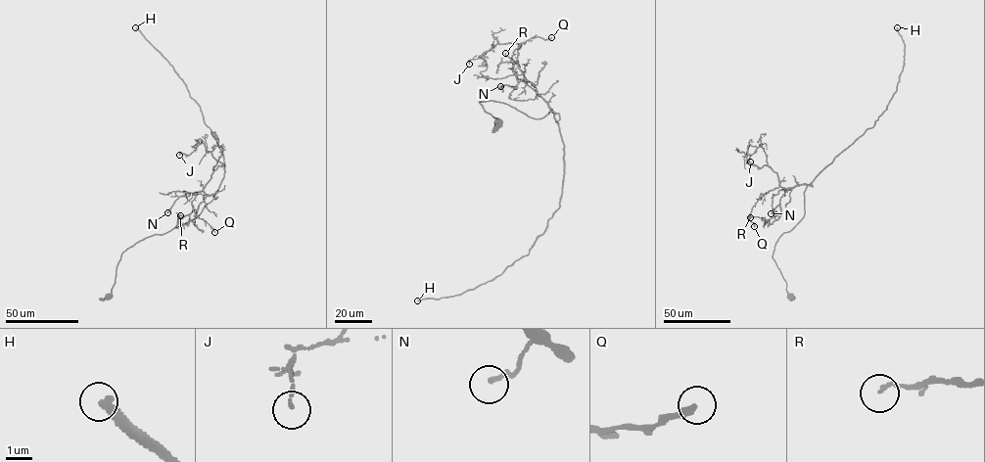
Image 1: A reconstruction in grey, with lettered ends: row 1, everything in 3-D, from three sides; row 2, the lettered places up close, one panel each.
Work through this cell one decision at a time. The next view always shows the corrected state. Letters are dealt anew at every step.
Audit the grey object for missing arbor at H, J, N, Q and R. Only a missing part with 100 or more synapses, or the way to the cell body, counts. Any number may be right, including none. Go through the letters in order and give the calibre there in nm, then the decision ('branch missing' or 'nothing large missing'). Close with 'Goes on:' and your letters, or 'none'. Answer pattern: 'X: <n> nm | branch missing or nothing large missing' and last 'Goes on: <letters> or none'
H: 280 nm | branch missing
J: 120 nm | nothing large missing
N: 150 nm | nothing large missing
Q: 280 nm | nothing large missing
R: 130 nm | nothing large missing
Goes on: H

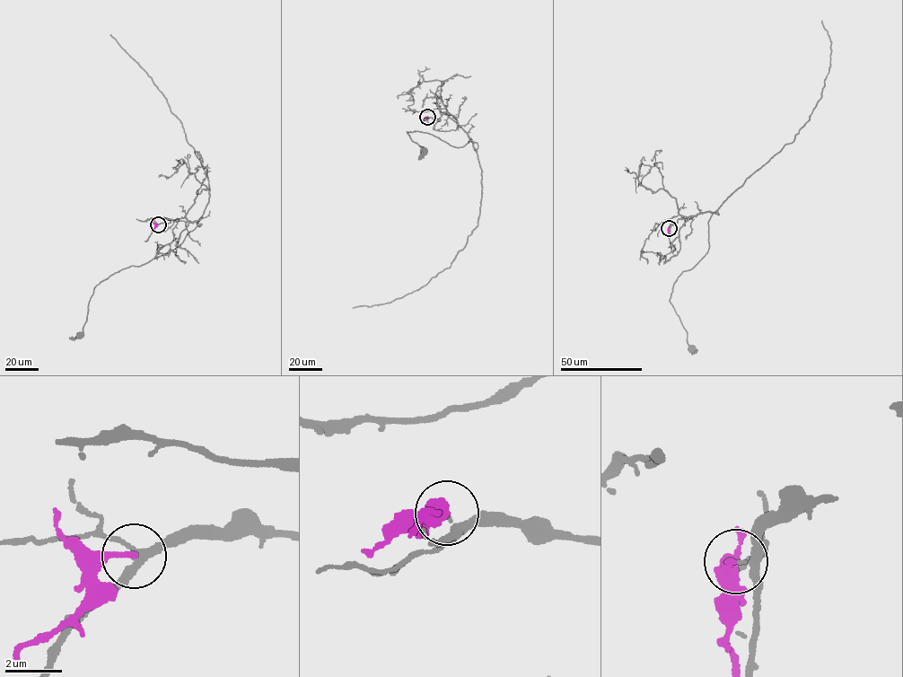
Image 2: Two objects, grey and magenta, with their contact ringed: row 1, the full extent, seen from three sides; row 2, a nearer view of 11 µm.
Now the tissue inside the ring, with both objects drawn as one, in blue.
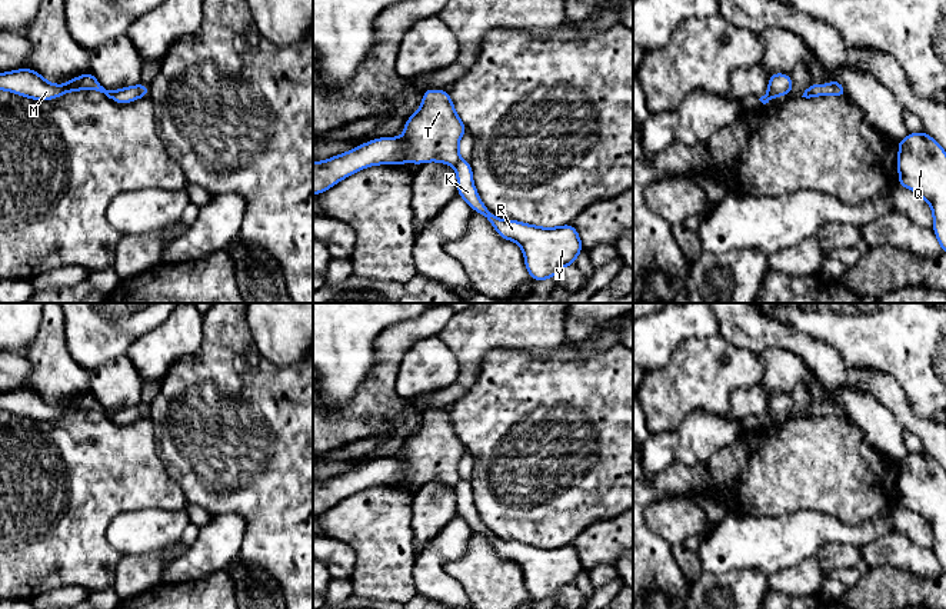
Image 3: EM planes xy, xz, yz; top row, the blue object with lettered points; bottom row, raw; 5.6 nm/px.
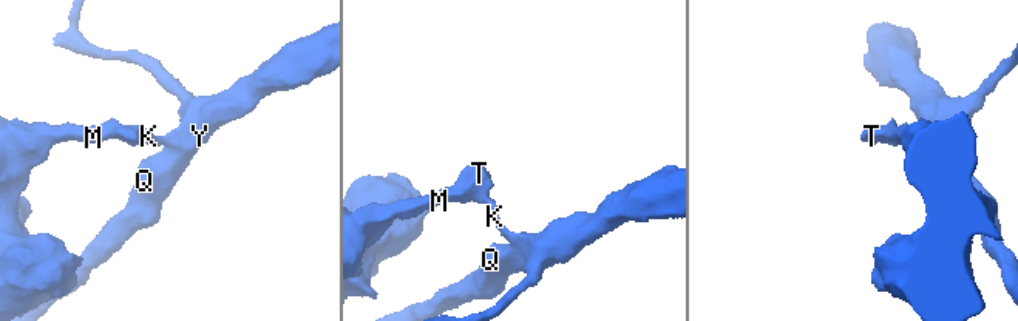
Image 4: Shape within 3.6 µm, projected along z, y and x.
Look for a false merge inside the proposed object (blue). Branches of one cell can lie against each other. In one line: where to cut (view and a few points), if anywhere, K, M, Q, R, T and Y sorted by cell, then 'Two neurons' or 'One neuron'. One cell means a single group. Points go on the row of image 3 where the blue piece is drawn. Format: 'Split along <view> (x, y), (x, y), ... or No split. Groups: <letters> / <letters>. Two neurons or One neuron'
Split along xy (136, 86), (140, 96). Groups: K Q R Y / M T. Two neurons

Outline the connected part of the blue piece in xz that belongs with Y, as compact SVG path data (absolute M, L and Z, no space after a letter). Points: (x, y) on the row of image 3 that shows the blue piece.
M469 160L456 166L457 194L467 202L473 212L483 214L502 239L516 242L524 254L524 266L532 280L547 280L564 266L576 263L577 254L584 250L573 224L540 227L517 220L496 217L483 203L473 184L473 170Z

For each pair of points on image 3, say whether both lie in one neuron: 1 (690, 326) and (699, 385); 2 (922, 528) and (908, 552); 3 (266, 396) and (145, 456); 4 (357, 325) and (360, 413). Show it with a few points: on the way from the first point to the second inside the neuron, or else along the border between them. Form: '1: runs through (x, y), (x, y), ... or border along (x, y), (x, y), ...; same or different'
1: border along (718, 335), (685, 339), (669, 362); different
2: border along (903, 533), (915, 543), (930, 548); different
3: border along (147, 418), (153, 426), (156, 449), (173, 479); different
4: border along (375, 355), (372, 370), (357, 392), (336, 409); different

